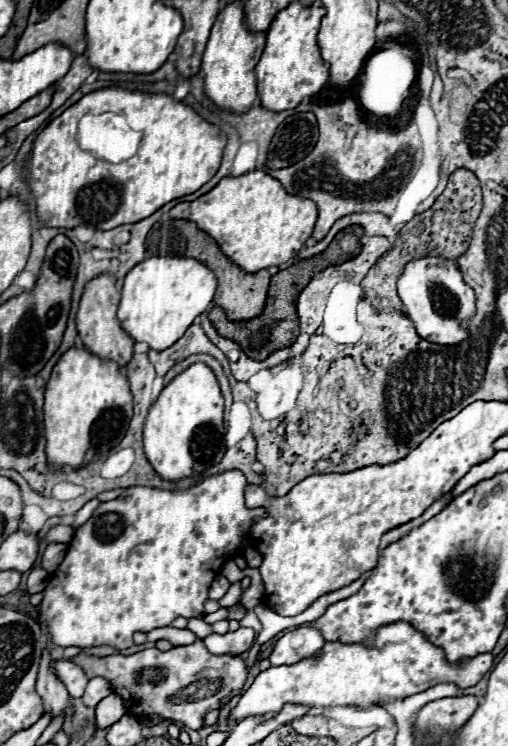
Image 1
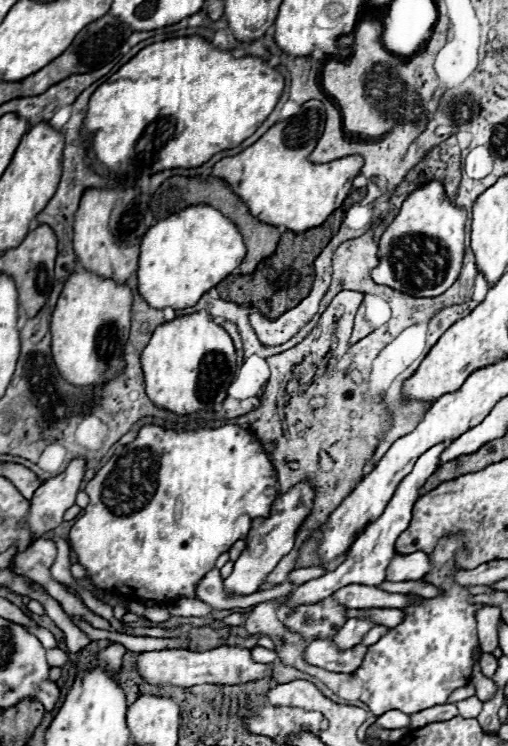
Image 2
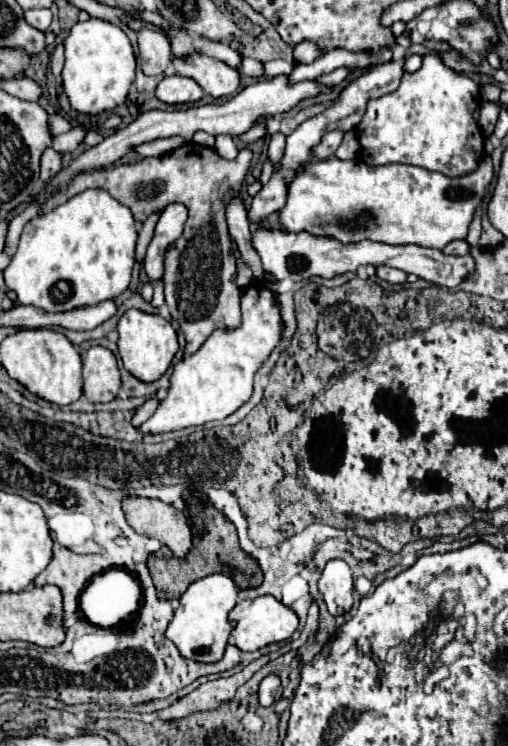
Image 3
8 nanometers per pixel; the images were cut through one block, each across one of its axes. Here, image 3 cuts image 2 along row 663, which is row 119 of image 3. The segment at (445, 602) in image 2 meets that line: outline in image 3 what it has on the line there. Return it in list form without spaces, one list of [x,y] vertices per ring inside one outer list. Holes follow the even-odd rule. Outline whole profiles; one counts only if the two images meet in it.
[[[428,54],[422,60],[422,68],[414,74],[404,74],[398,90],[370,100],[366,106],[366,114],[362,122],[356,126],[356,134],[362,146],[362,162],[368,166],[382,166],[392,162],[412,164],[426,170],[440,172],[448,178],[458,178],[474,172],[484,156],[484,134],[482,128],[472,118],[470,108],[476,108],[480,102],[480,86],[470,76],[456,74],[452,68],[444,66],[444,62]]]

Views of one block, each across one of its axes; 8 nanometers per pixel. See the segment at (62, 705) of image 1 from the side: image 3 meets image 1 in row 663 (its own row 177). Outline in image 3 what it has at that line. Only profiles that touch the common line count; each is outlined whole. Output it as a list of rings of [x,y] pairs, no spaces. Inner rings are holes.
[[[46,148],[42,154],[42,168],[40,168],[40,178],[48,182],[62,170],[62,156],[54,148]]]

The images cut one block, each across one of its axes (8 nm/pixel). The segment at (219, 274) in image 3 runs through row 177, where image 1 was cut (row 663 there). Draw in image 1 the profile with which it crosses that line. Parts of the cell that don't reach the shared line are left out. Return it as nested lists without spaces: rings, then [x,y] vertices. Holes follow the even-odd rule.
[[[200,640],[188,646],[176,646],[168,652],[150,648],[132,656],[114,654],[104,658],[80,654],[74,656],[72,662],[82,666],[88,672],[88,678],[108,678],[114,686],[114,692],[124,700],[128,714],[134,714],[138,718],[160,714],[162,718],[182,722],[192,730],[200,730],[204,726],[208,712],[228,704],[232,692],[234,696],[238,696],[248,678],[246,664],[240,656],[210,654]]]

